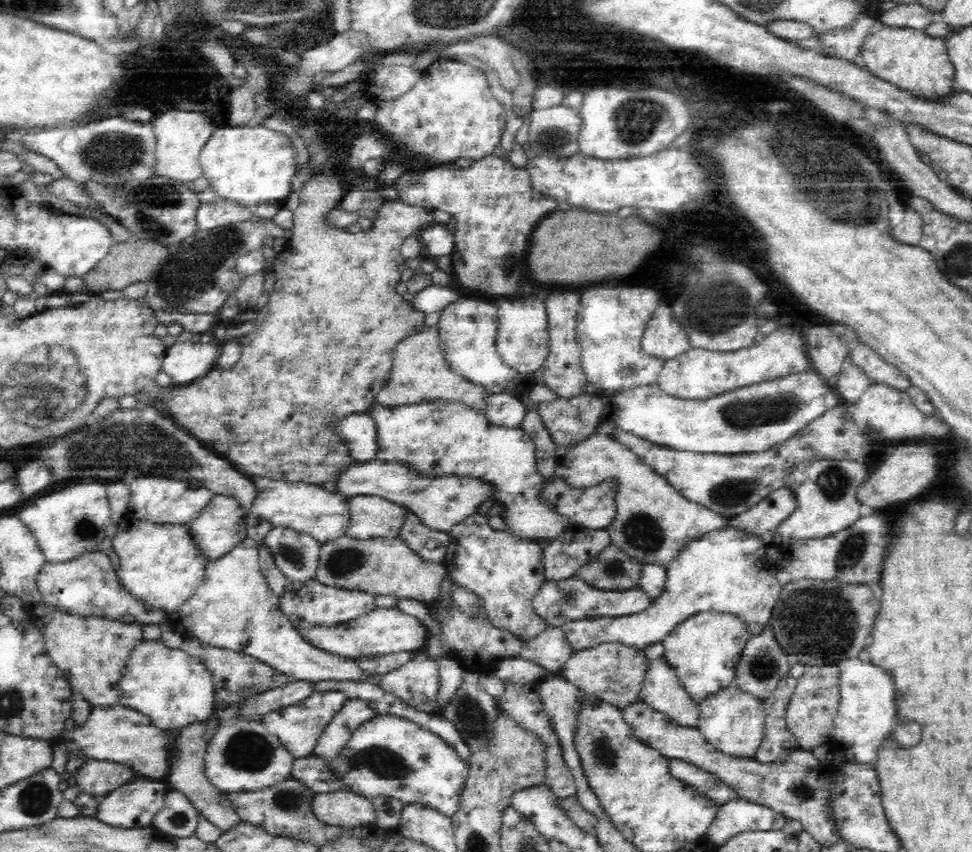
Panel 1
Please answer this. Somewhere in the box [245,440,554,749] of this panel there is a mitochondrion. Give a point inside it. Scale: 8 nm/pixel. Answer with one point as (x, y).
(472, 716)

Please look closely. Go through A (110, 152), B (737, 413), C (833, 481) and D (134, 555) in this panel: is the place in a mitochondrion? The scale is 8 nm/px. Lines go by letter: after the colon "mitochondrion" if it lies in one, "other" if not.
A: mitochondrion
B: mitochondrion
C: mitochondrion
D: other

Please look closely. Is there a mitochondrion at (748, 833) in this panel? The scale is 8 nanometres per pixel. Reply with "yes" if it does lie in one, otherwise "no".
no

